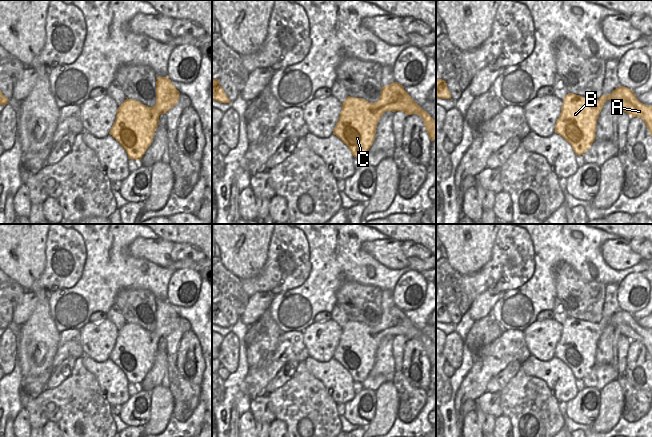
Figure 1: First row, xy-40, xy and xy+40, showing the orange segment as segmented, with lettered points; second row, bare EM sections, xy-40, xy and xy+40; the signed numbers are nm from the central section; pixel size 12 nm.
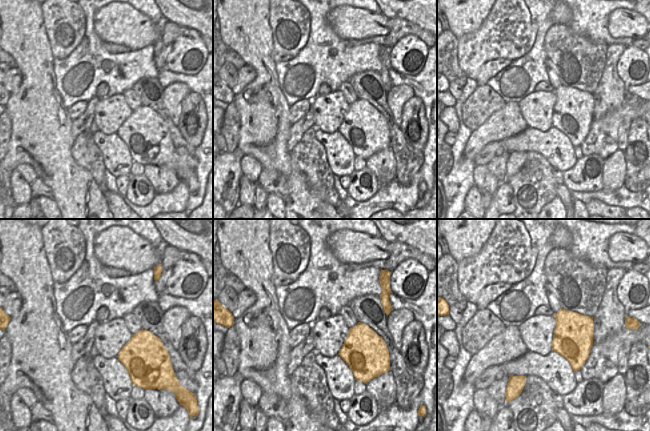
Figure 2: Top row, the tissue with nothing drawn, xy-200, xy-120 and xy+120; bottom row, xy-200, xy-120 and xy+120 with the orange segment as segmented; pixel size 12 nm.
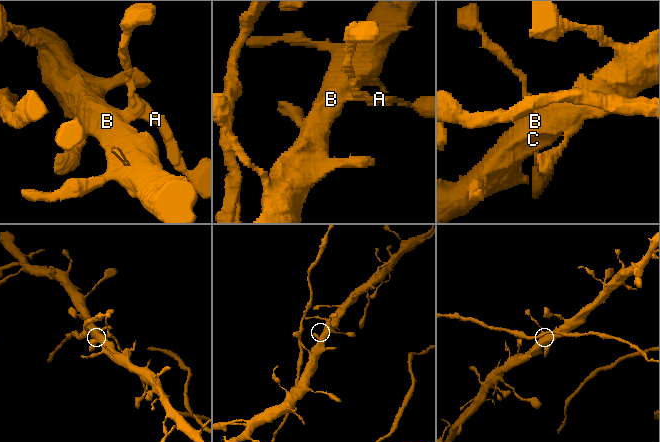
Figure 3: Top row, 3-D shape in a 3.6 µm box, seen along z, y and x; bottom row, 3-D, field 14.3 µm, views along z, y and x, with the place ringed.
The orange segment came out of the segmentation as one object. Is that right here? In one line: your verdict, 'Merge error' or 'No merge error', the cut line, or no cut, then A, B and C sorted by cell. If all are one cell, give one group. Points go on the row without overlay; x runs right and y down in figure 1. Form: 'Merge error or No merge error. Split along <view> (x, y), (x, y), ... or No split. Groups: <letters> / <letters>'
No merge error. No split. Groups: A B C

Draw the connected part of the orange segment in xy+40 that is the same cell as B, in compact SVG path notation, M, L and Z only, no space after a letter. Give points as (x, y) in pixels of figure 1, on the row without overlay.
M619 310L599 323L568 317L555 348L555 357L562 360L576 379L583 379L595 365L597 343L607 324L612 324L631 341L641 342L652 360L652 330L641 327L633 315Z

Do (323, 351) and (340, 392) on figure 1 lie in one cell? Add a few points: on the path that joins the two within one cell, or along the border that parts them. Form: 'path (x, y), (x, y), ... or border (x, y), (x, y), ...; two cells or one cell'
border (309, 355), (319, 361), (328, 361), (332, 358); two cells

